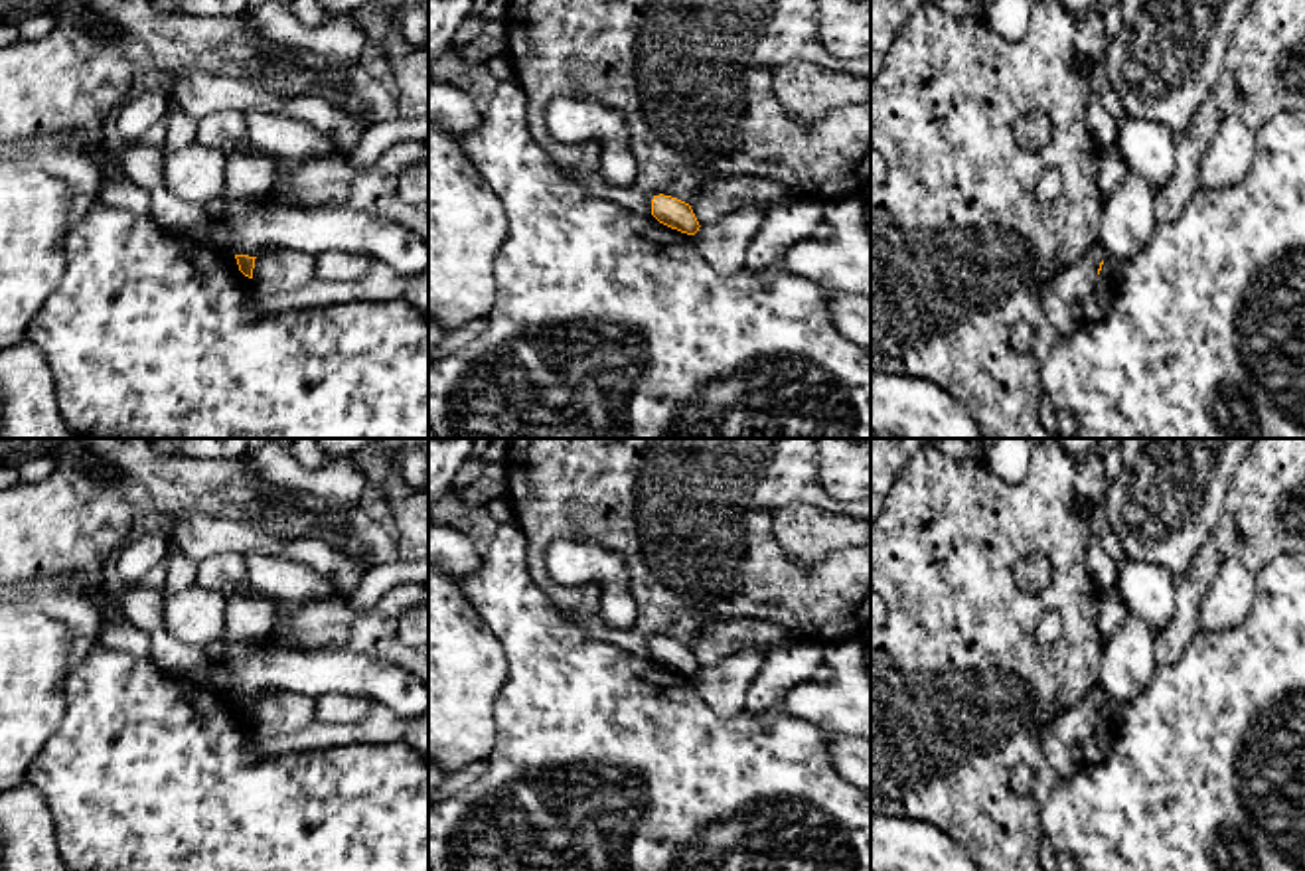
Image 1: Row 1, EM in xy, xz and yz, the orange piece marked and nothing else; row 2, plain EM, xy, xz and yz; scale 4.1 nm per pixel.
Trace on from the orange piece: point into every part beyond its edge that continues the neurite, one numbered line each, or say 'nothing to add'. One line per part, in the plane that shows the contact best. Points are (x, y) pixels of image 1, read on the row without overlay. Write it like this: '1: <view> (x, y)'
nothing to add

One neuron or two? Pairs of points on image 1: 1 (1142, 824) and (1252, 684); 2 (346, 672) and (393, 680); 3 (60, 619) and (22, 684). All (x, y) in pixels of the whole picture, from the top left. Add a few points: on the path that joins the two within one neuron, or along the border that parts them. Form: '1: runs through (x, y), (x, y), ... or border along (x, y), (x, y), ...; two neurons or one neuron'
1: runs through (1165, 792), (1205, 753), (1205, 737), (1225, 719); one neuron
2: runs through (358, 676), (382, 680); one neuron
3: runs through (44, 634), (22, 656), (22, 668); one neuron

